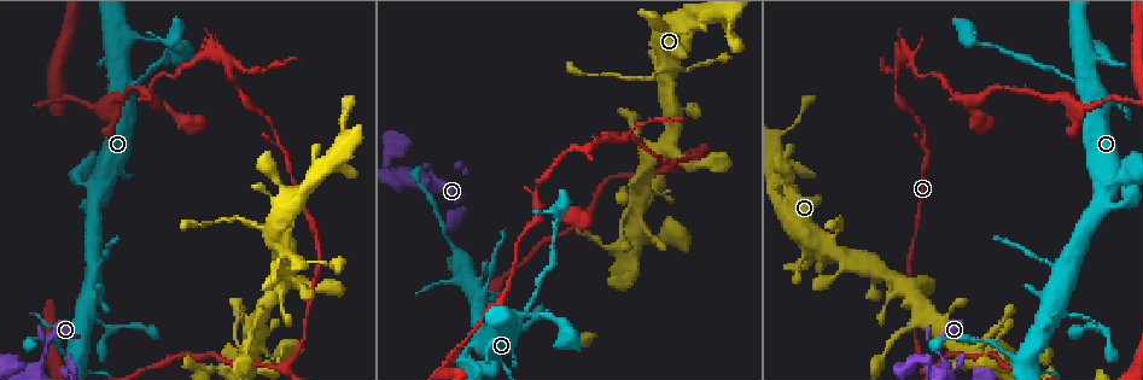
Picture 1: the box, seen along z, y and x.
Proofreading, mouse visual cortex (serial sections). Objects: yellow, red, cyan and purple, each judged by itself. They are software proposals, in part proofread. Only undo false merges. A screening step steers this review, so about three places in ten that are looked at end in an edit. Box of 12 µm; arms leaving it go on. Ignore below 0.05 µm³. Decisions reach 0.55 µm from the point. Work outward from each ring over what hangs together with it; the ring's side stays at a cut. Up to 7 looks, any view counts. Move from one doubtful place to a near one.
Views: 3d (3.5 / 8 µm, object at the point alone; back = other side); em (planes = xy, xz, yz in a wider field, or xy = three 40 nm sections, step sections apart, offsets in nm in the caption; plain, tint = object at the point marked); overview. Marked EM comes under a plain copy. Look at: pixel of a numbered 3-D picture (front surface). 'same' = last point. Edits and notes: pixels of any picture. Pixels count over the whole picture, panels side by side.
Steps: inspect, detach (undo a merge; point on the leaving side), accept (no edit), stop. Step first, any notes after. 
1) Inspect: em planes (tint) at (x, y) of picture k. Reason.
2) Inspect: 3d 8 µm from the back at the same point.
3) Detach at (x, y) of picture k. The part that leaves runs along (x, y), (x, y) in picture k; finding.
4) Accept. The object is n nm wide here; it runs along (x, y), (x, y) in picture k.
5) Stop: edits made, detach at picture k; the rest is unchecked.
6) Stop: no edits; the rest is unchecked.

Inspect: 3d 3.5 µm at (131, 82) of picture 1. Calibre changes.

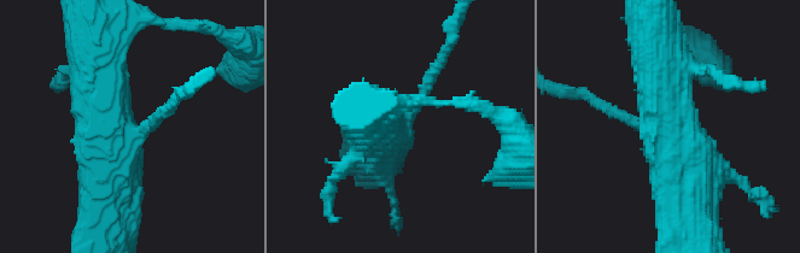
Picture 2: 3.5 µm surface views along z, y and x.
Inspect: em planes (tint) at (411, 113) of picture 2. Need the tissue.

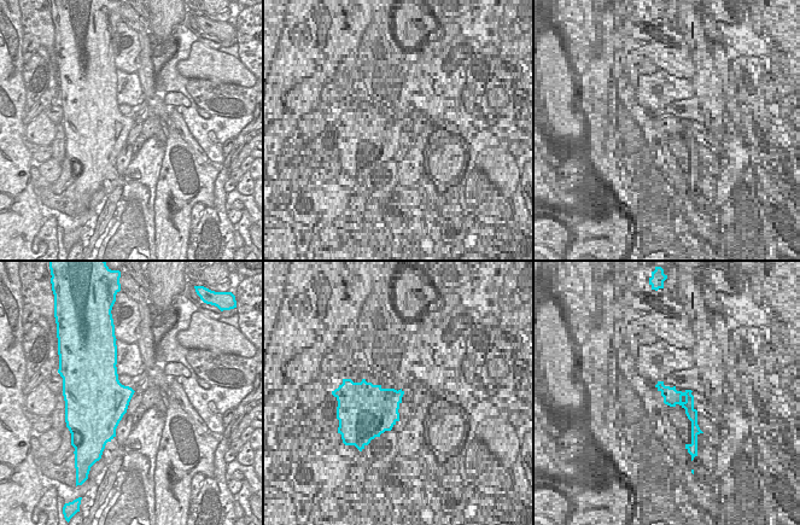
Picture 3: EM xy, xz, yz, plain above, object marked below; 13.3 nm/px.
Accept. It runs along (690, 216), (659, 101), (659, 68) in picture 2; one cell here.

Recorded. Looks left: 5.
Inspect: em xy step 5 (tint) at (87, 184) of picture 1. Sudden change in width.

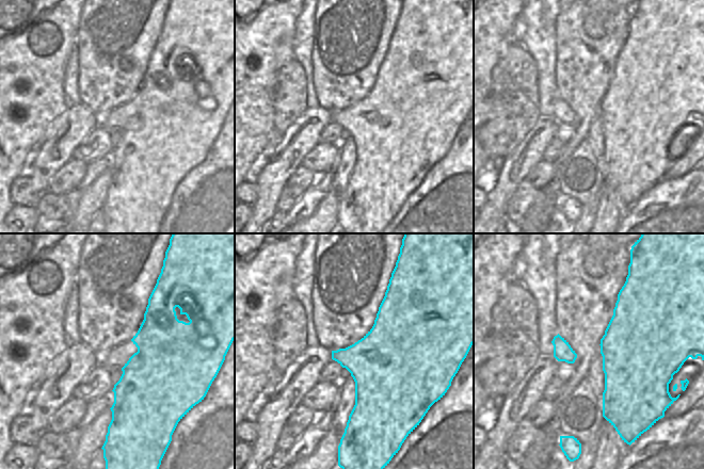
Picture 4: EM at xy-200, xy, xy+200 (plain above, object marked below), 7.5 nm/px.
Inspect: 3d 3.5 µm at the same point.

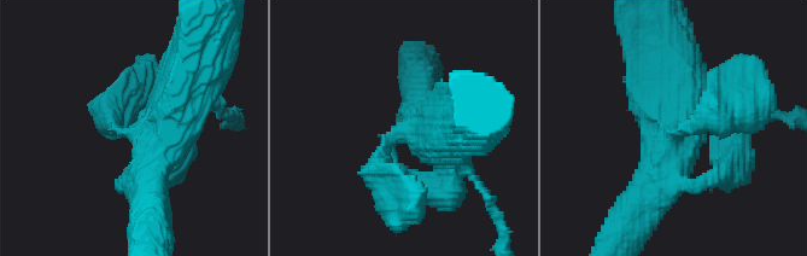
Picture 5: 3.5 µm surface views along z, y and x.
Accept. The object is 550 nm wide here; it runs along (199, 64), (162, 132), (151, 202) in picture 5; all the same cell.

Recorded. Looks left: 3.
Inspect: 3d 8 µm at (938, 352) of picture 1. Thick turns thin.

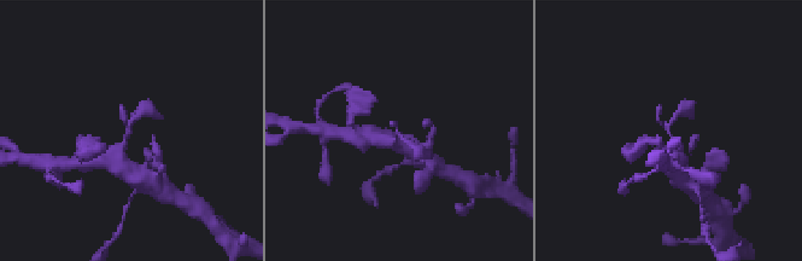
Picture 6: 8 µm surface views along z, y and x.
Inspect: 3d 3.5 µm at (130, 131) of picture 6.

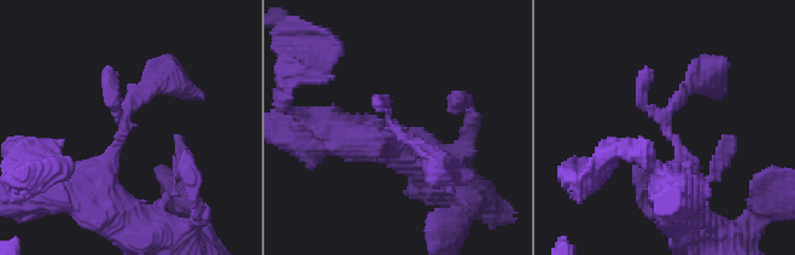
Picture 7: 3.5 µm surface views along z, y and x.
Inspect: em xy step 2 (tint) at (122, 133) of picture 7.

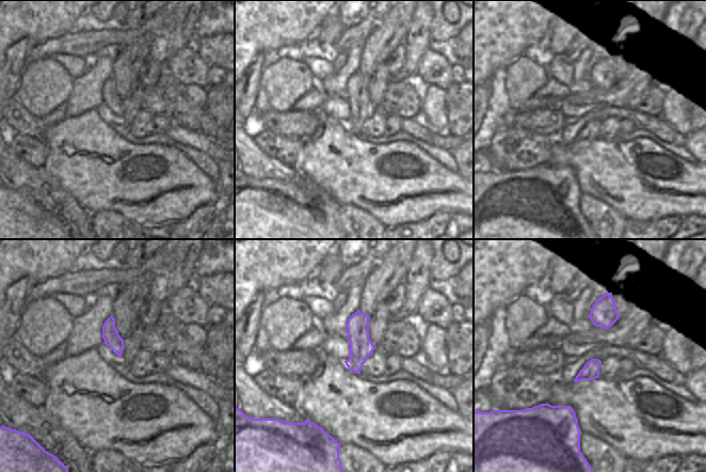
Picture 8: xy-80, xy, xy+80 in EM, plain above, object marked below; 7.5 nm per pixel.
Accept. It runs along (161, 77), (123, 115), (112, 156), (71, 189) in picture 7; one cell here.

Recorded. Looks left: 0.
Stop: no edits; the rest is unchecked.

